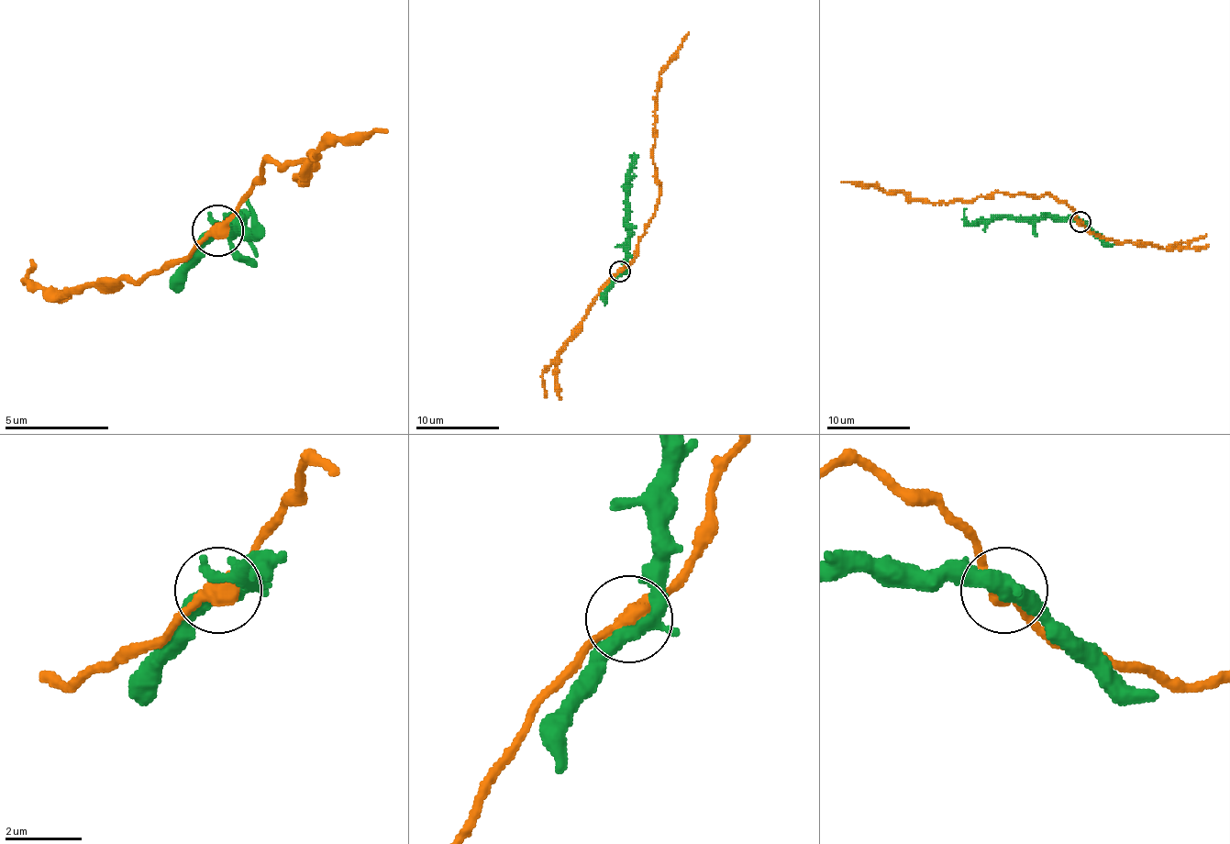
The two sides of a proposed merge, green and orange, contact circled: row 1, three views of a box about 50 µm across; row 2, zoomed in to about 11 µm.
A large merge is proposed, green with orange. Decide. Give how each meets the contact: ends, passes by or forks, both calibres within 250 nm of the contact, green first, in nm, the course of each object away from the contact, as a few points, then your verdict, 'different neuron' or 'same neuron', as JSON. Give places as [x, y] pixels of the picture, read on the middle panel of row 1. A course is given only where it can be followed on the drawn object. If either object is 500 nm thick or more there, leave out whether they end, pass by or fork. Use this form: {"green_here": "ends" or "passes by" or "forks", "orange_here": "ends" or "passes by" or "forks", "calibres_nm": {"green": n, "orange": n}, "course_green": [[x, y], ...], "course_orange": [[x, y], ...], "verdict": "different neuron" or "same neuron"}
{"green_here": "forks", "orange_here": "passes by", "calibres_nm": {"green": 400, "orange": 360}, "course_green": [[619, 272], [626, 257], [627, 238], [627, 183], [634, 155], [630, 157]], "course_orange": [[619, 272], [636, 255], [640, 238], [655, 211], [659, 183], [653, 161], [655, 101], [661, 70], [688, 32]], "verdict": "same neuron"}

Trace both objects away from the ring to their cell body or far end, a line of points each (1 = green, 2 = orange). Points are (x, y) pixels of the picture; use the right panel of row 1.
1: (1080, 221), (1066, 217), (991, 217), (970, 223), (964, 215), (966, 209)
2: (1080, 221), (1064, 203), (1047, 194), (991, 192), (970, 200), (910, 200), (902, 192), (841, 182)

